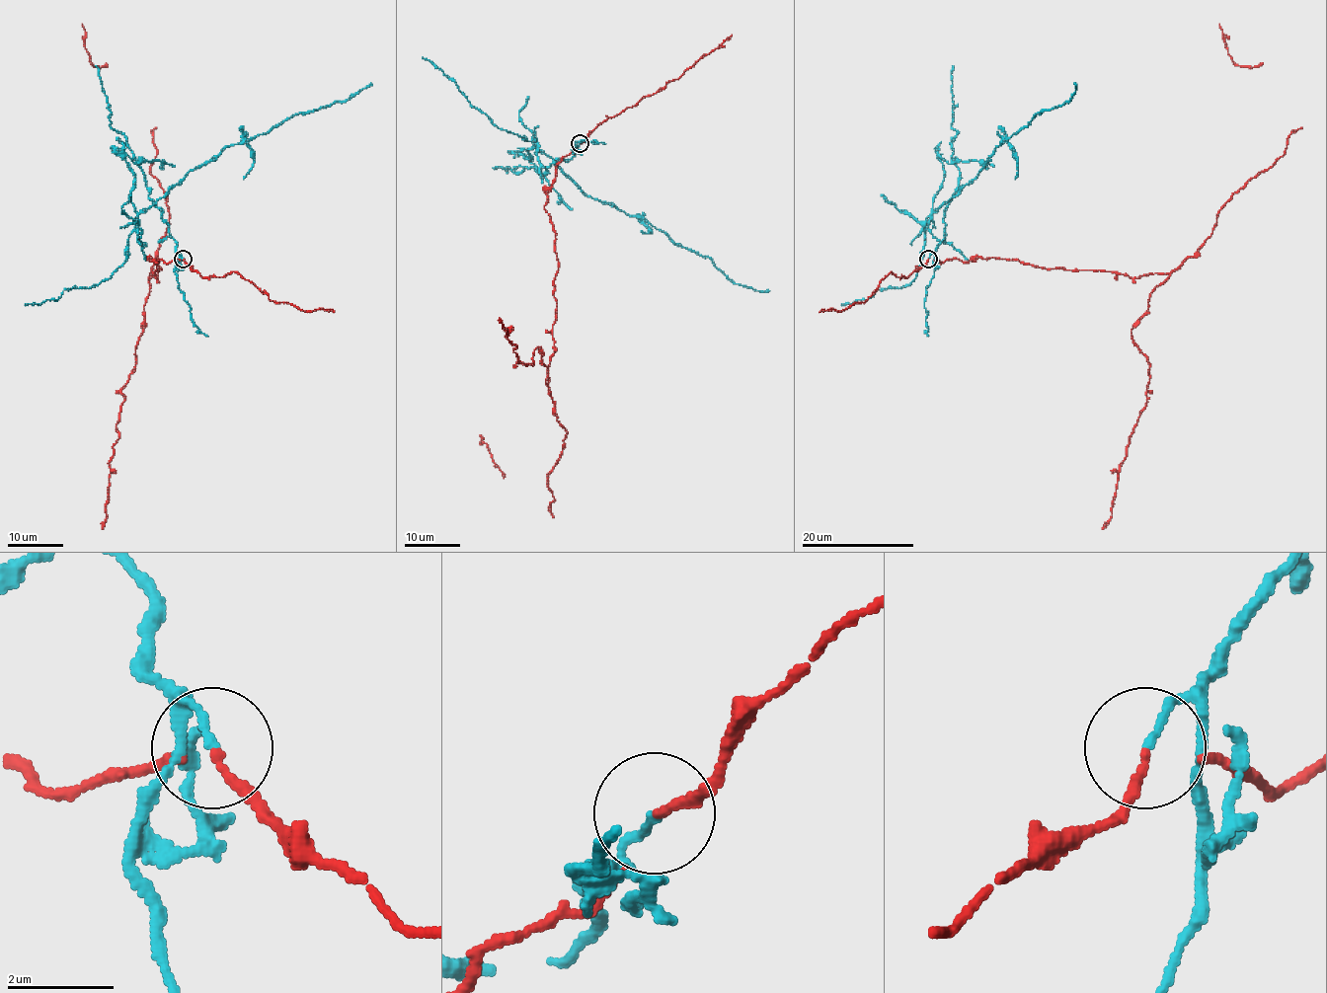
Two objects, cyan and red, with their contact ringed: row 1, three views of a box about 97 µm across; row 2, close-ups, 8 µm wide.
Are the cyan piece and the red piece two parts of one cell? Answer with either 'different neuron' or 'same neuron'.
different neuron

